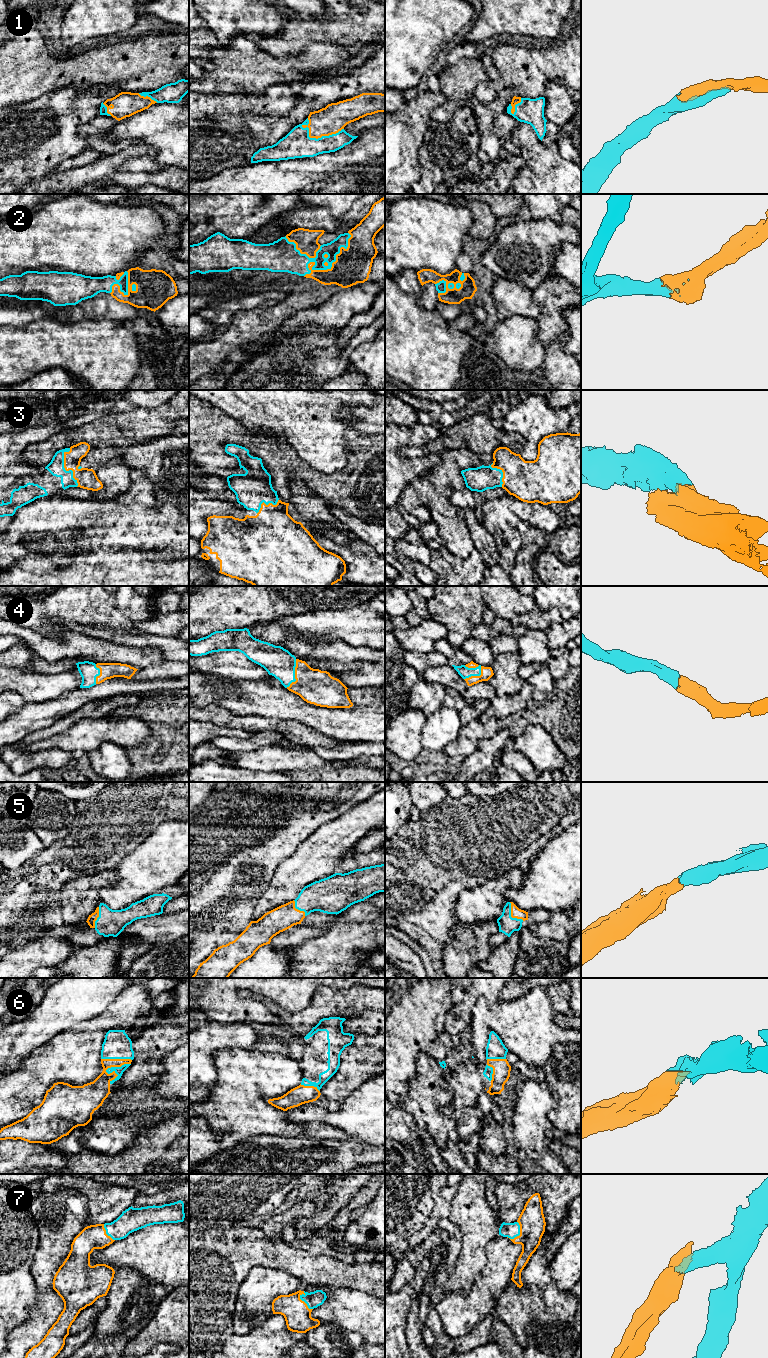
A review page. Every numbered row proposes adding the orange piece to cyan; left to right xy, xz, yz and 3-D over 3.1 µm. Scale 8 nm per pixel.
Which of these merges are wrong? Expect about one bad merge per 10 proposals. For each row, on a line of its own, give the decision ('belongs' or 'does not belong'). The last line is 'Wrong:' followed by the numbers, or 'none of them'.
1: belongs
2: belongs
3: belongs
4: belongs
5: belongs
6: belongs
7: belongs
Wrong: none of them

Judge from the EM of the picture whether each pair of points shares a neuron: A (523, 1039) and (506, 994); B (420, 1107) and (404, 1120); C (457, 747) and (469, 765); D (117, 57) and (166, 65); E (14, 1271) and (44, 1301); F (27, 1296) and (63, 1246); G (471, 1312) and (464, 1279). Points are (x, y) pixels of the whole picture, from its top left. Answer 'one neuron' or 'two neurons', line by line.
A: two neurons
B: two neurons
C: two neurons
D: one neuron
E: two neurons
F: two neurons
G: two neurons

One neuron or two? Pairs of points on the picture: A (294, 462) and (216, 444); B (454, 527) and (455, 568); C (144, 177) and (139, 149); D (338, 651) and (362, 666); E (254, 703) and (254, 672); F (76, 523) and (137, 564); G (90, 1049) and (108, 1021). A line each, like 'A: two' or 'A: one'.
A: one
B: two
C: one
D: one
E: two
F: one
G: one

